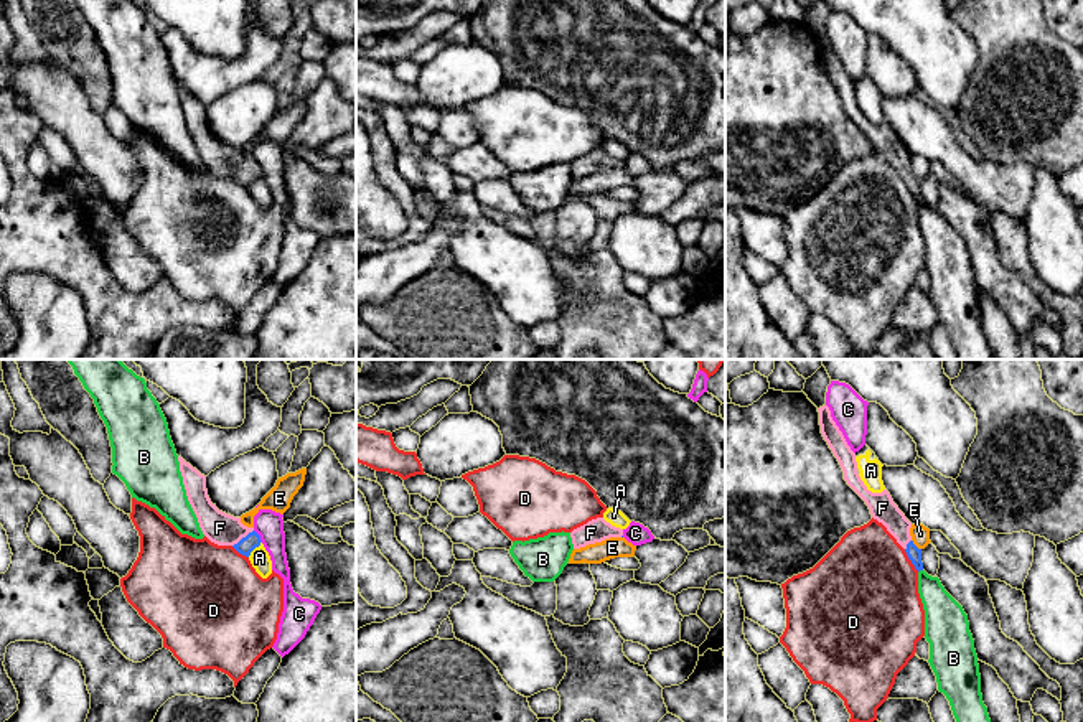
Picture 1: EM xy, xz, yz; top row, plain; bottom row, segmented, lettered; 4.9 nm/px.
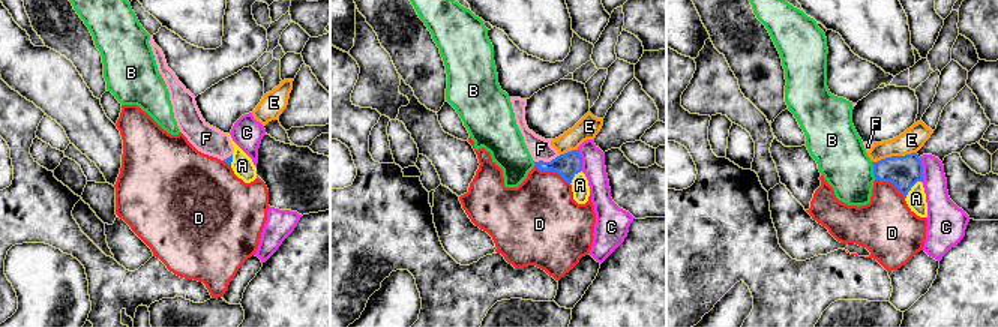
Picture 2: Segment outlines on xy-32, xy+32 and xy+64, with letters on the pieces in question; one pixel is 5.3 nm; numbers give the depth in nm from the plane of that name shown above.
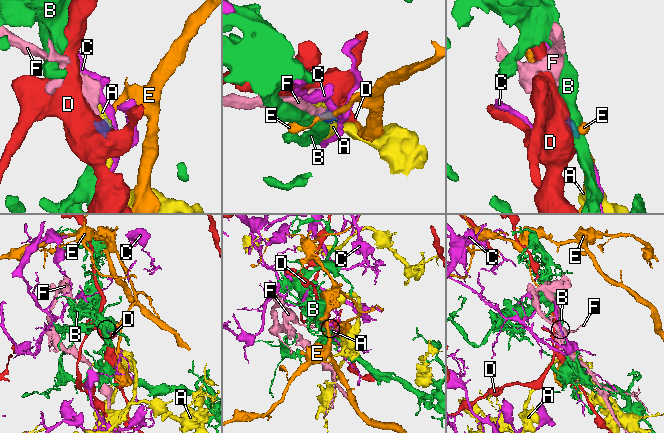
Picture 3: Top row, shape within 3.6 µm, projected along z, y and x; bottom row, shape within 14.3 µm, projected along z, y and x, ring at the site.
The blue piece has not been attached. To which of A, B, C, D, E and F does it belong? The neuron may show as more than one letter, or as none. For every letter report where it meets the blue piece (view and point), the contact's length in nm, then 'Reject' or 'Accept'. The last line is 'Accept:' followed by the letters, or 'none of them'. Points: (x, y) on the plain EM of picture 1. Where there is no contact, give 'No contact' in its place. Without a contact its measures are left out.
A: Touches blue at xy (254, 178). Shared border 100 nm. Reject
B: Touches blue at yz (920, 200). Shared border 30 nm. Reject
C: Touches blue at xy (259, 167). Shared border 80 nm. Reject
D: Touches blue at yz (910, 190). Shared border 130 nm. Reject
E: Touches blue at yz (914, 175). Shared border 70 nm. Reject
F: Touches blue at xy (243, 168). Shared border 130 nm. Accept
Accept: F

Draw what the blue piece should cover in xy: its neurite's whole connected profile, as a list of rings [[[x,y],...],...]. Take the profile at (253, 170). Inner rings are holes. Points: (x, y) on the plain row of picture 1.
[[[178,87],[188,132],[198,148],[203,165],[218,176],[232,176],[249,188],[260,176],[260,166],[254,158],[241,153],[241,148],[226,145],[211,134],[206,120],[206,107]]]

